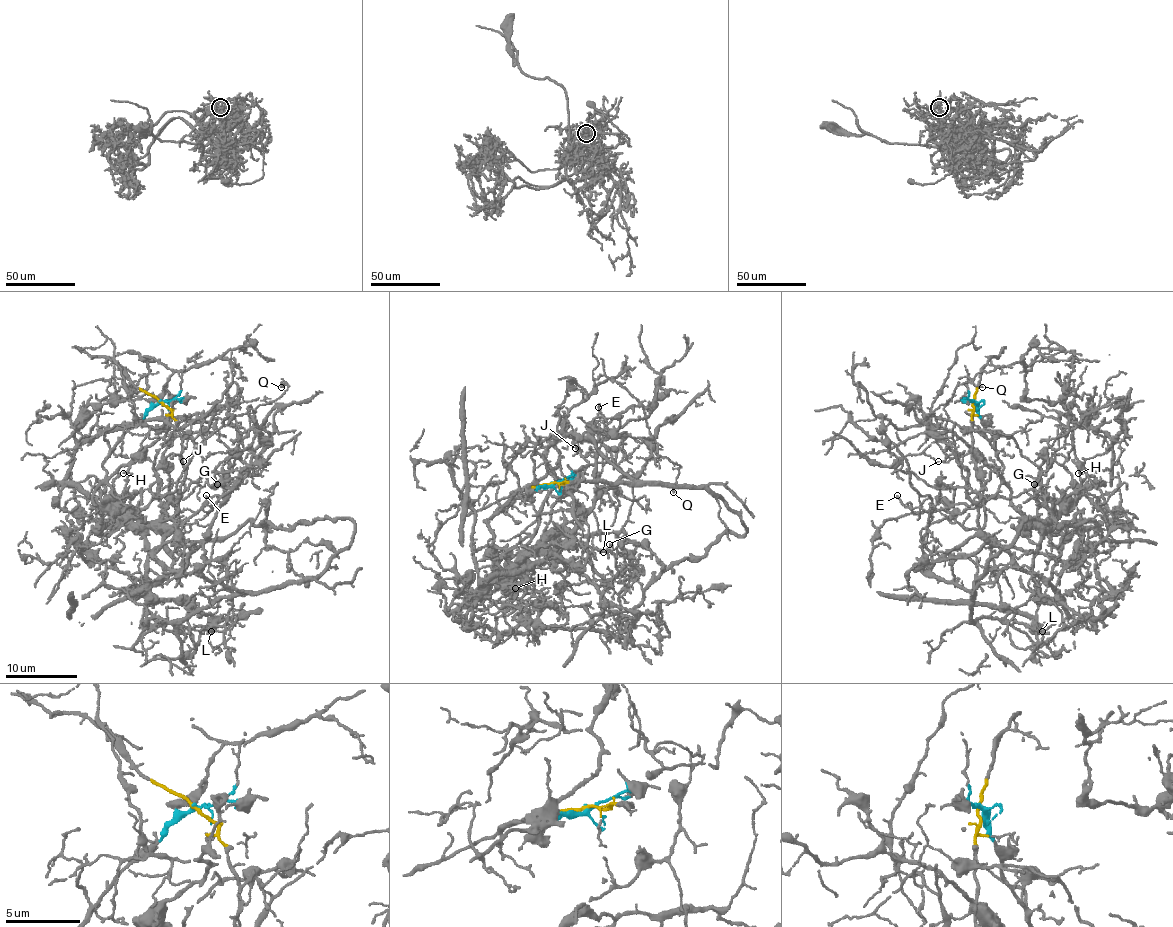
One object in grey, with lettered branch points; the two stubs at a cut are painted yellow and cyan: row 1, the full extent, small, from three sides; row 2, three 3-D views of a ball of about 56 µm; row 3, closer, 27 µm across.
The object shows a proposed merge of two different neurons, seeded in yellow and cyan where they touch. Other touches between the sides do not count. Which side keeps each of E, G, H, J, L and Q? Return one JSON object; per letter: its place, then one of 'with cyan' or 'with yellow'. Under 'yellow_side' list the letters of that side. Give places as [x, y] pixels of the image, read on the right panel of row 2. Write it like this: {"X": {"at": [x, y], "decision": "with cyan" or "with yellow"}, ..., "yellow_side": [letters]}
{"E": {"at": [897, 495], "decision": "with yellow"}, "G": {"at": [1034, 484], "decision": "with cyan"}, "H": {"at": [1078, 473], "decision": "with cyan"}, "J": {"at": [938, 461], "decision": "with yellow"}, "L": {"at": [1042, 631], "decision": "with cyan"}, "Q": {"at": [982, 387], "decision": "with yellow"}, "yellow_side": ["E", "J", "Q"]}

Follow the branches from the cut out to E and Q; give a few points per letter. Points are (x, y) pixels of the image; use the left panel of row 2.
E: (159, 401), (181, 436), (185, 480), (156, 560), (208, 498), (211, 507), (206, 495)
Q: (159, 401), (181, 436), (179, 491), (197, 446), (226, 418), (274, 401), (281, 387)

